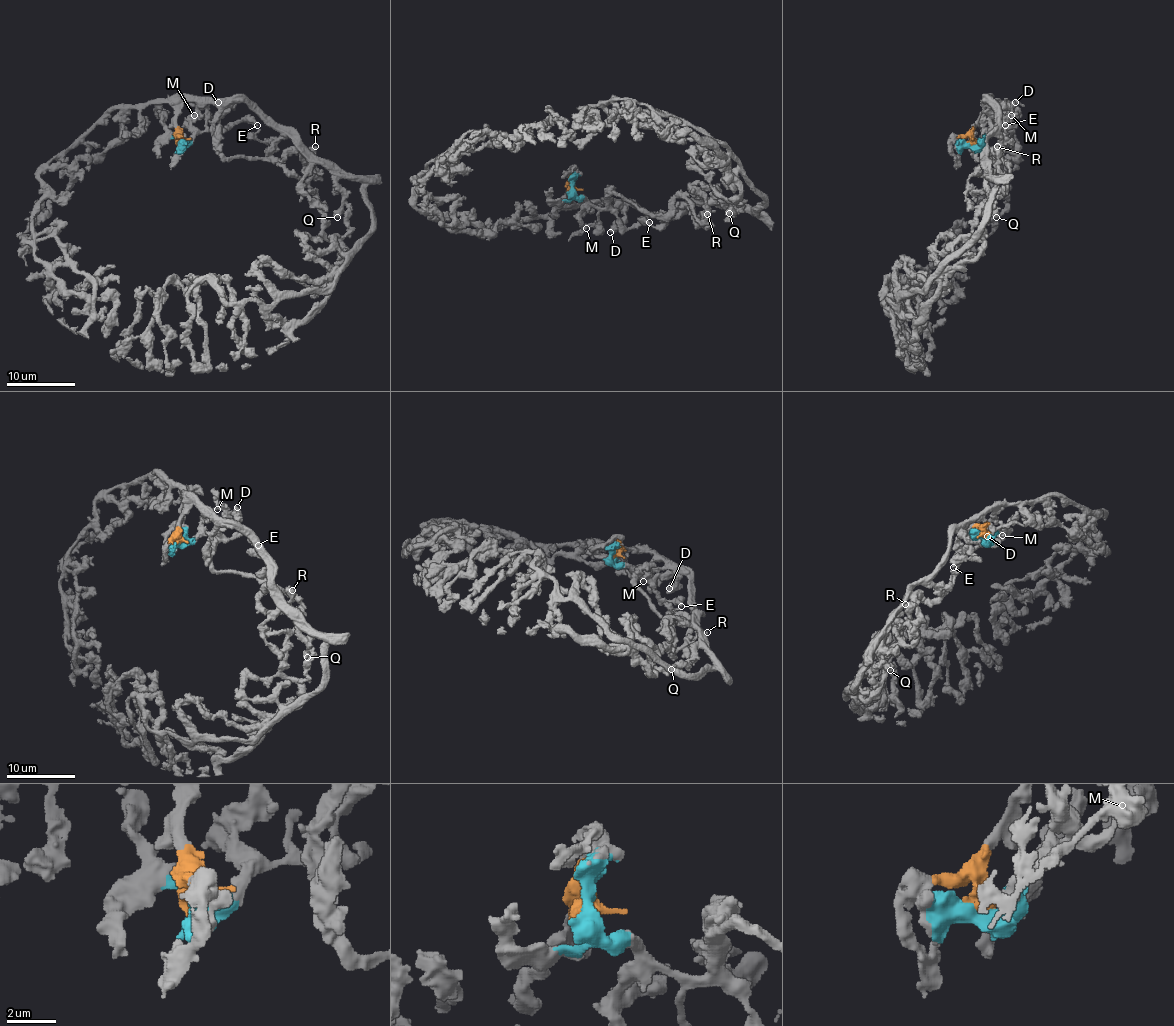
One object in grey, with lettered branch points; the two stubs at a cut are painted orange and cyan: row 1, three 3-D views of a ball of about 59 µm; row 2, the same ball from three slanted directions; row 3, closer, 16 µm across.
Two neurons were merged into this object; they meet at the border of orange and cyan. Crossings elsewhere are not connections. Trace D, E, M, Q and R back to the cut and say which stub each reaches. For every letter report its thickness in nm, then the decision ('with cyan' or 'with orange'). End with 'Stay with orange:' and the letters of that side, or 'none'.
D: 550 nm | with orange
E: 380 nm | with cyan
M: 120 nm | with cyan
Q: 700 nm | with orange
R: 480 nm | with cyan
Stay with orange: D, Q

